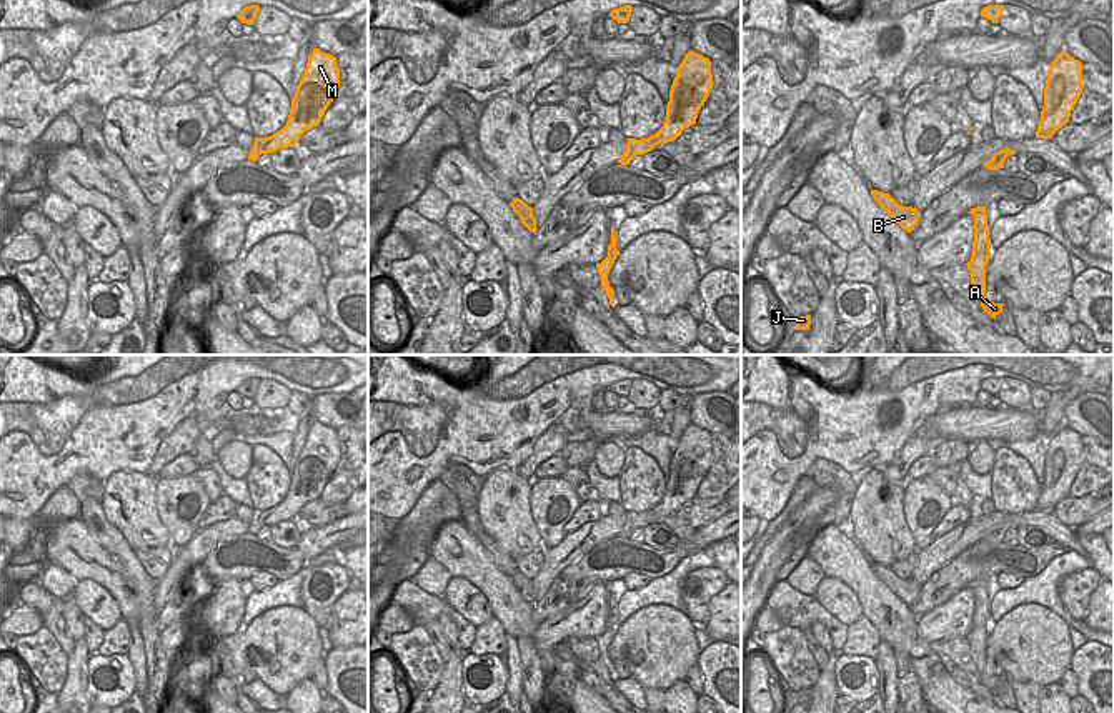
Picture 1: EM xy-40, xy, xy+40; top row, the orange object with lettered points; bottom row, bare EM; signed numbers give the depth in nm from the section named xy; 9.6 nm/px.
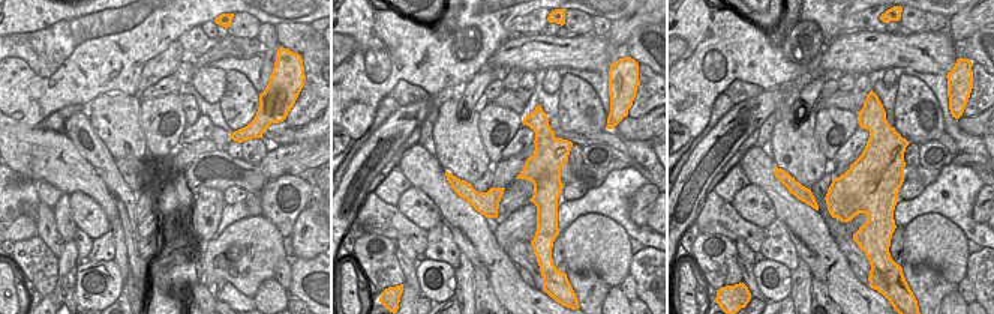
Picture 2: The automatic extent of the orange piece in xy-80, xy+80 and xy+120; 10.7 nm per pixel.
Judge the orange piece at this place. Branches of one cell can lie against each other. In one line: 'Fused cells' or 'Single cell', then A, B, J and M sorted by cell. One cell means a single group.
Single cell. Groups: A B J M.

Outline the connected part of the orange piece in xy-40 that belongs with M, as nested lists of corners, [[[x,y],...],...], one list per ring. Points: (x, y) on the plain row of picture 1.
[[[313,421],[305,446],[291,471],[291,481],[285,500],[270,510],[255,511],[248,533],[256,535],[261,526],[295,520],[306,503],[320,498],[338,461],[340,443],[336,430]]]

